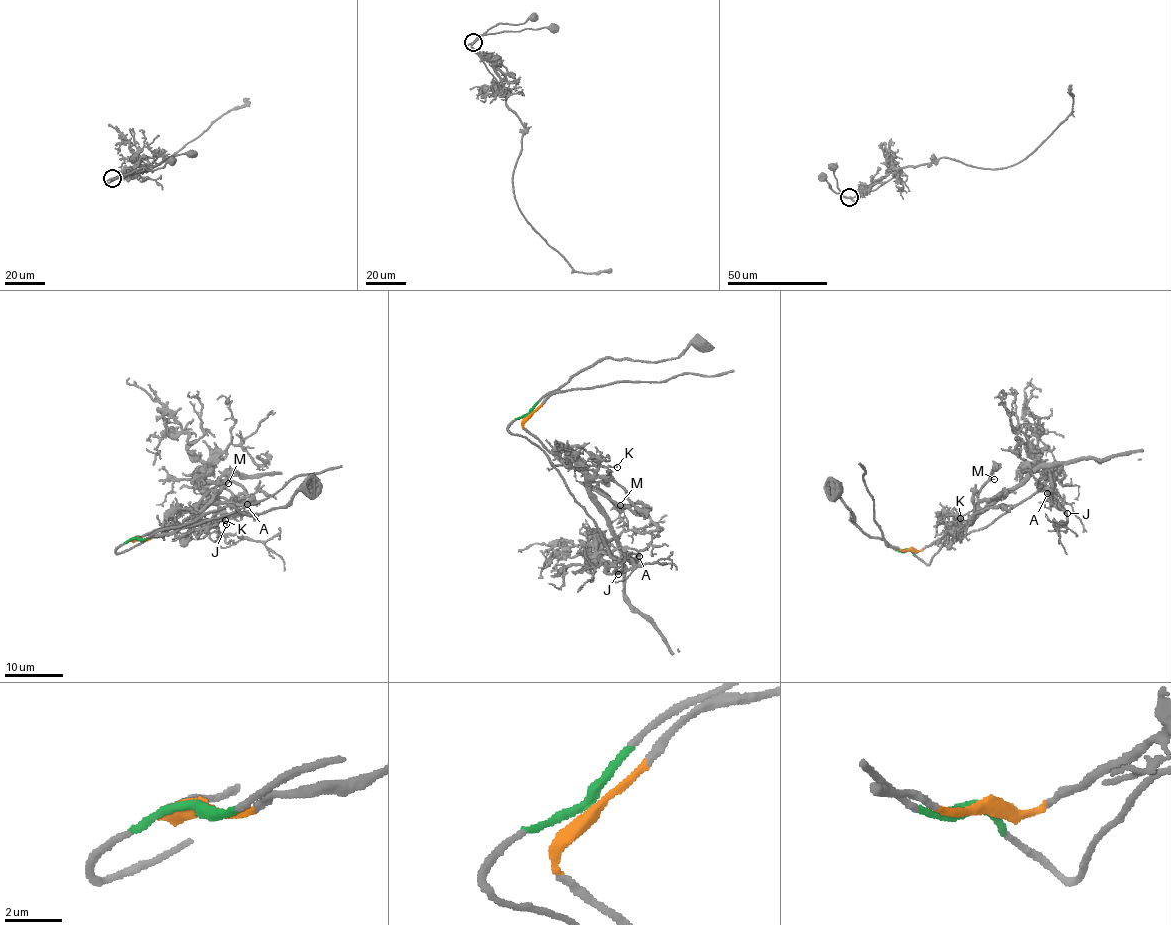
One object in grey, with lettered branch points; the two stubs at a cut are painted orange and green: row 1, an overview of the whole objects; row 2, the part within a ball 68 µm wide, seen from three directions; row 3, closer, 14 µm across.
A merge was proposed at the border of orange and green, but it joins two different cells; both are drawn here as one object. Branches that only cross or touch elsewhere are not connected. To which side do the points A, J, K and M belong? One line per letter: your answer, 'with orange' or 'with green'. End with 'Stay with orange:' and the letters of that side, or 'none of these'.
A: with green
J: with green
K: with orange
M: with orange
Stay with orange: K, M

